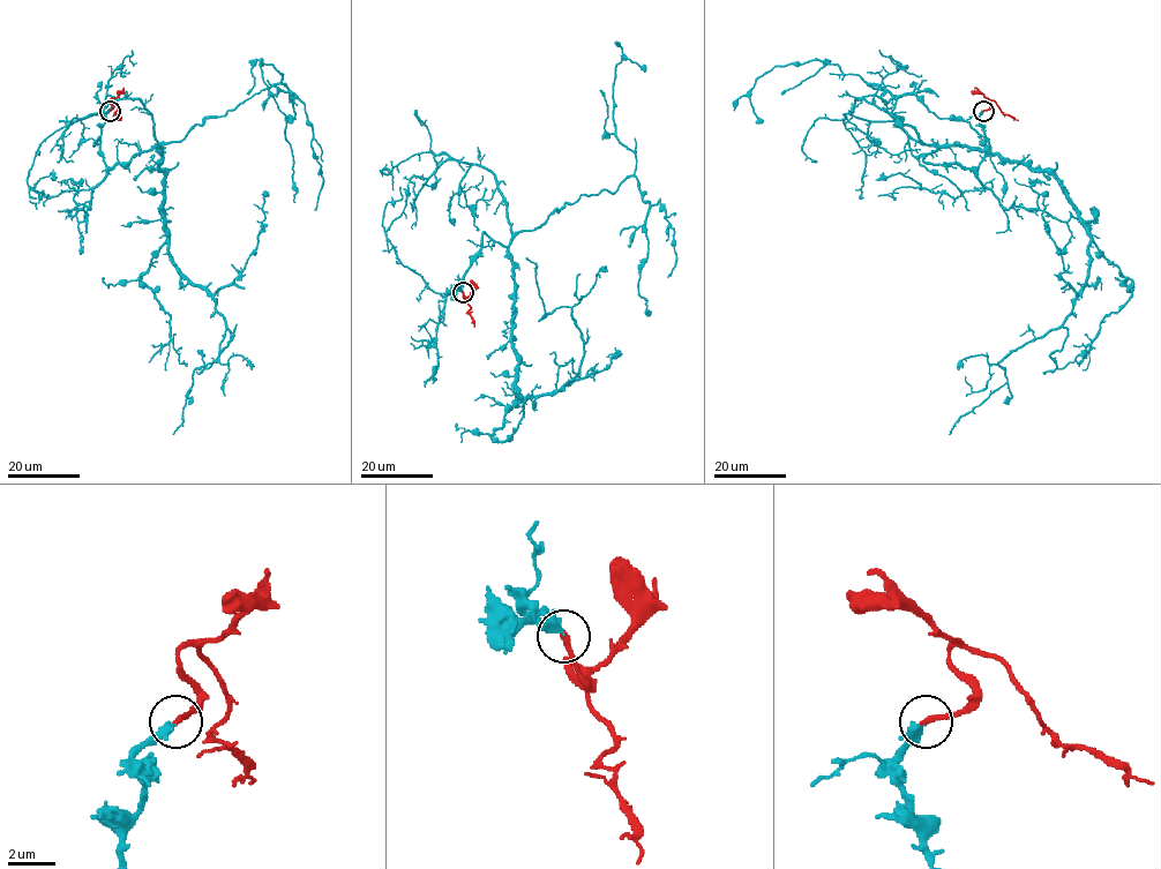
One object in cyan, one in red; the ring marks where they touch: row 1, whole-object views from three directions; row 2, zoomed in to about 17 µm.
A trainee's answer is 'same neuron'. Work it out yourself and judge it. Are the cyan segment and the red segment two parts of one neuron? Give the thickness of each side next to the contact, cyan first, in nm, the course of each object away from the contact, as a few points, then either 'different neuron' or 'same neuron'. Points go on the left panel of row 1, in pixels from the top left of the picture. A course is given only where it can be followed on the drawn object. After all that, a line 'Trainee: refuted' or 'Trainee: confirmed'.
240/260 nm | cyan via (110, 111), (105, 164), (159, 145), (167, 254), (231, 334), (219, 360), (195, 369), (172, 434) | red via (110, 110), (113, 106), (111, 98), (120, 120) | same neuron
Trainee: confirmed

